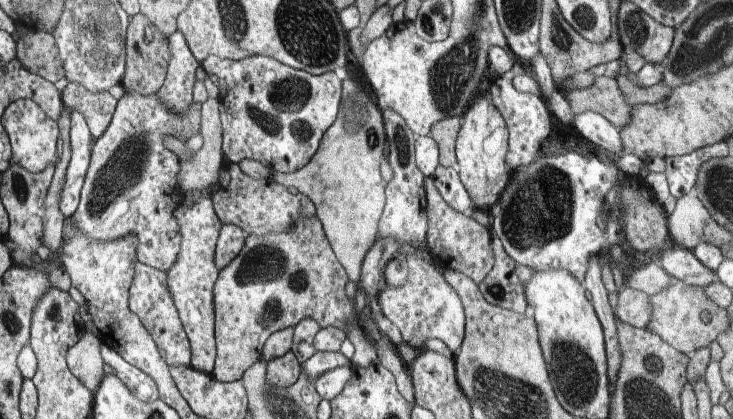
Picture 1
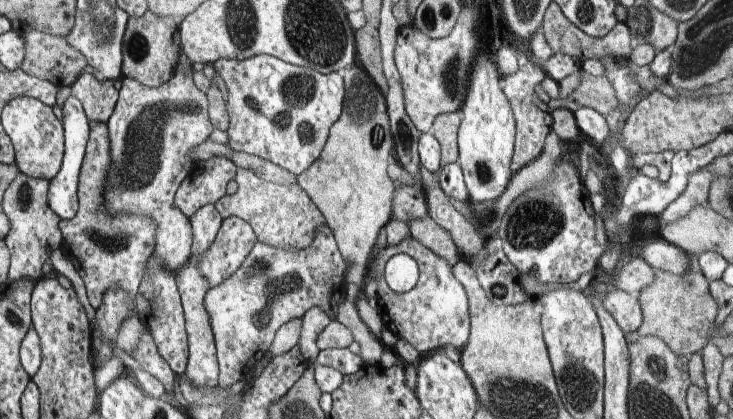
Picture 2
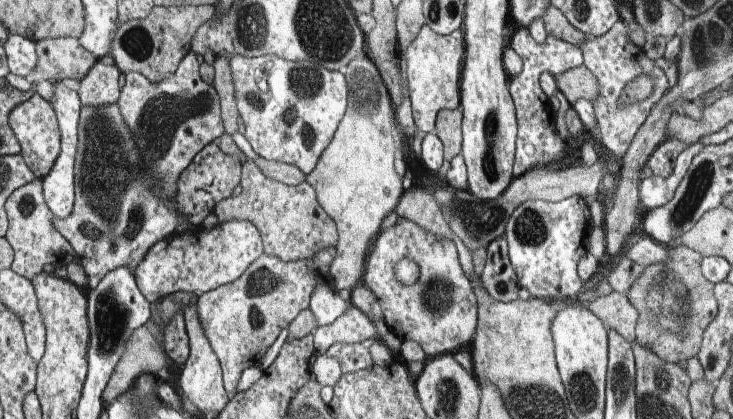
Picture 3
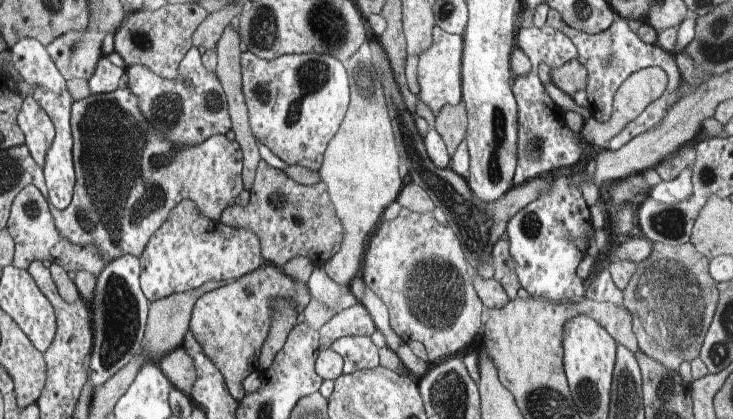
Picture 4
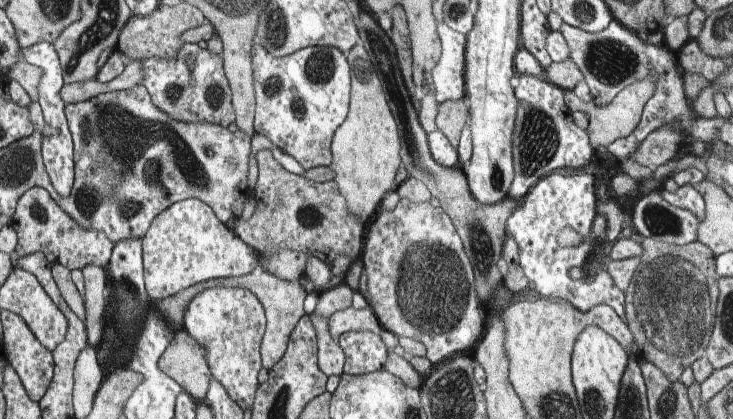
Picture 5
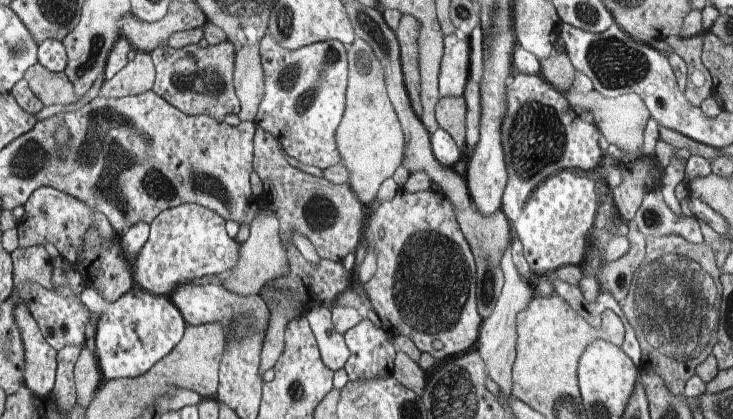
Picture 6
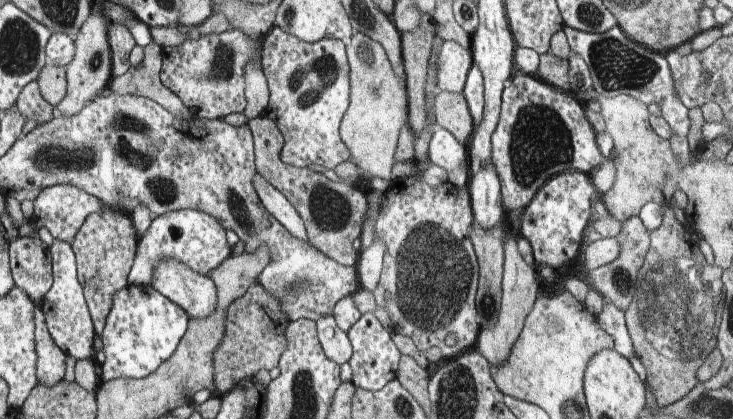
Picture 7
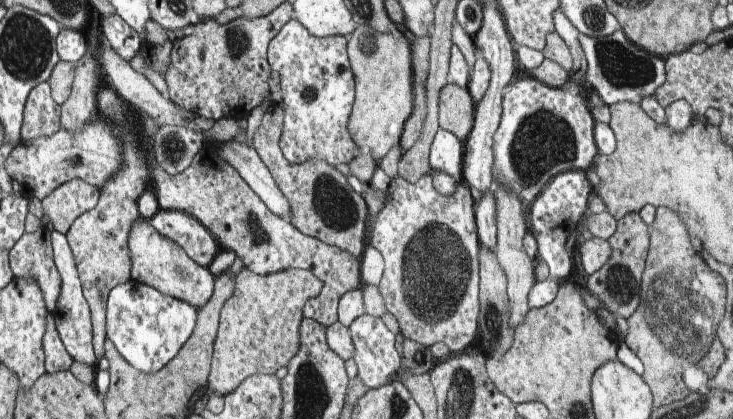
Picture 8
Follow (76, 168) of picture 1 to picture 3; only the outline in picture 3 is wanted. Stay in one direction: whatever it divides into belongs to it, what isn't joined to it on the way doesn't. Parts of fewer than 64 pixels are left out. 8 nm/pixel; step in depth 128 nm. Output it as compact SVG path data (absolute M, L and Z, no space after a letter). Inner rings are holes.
M64 81L51 82L53 84L52 104L59 121L61 132L61 151L55 160L54 167L51 168L50 174L43 179L43 195L46 197L47 204L51 207L51 211L58 218L64 218L69 215L75 203L75 156L77 155L78 142L78 121L82 101L77 92L70 90Z

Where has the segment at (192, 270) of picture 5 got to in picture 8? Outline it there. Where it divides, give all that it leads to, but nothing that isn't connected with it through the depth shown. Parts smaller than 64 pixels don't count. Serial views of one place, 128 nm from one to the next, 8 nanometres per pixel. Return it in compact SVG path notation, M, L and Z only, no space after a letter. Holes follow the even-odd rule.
M160 209L150 221L155 229L182 247L196 264L210 268L222 246L196 217L184 211Z

